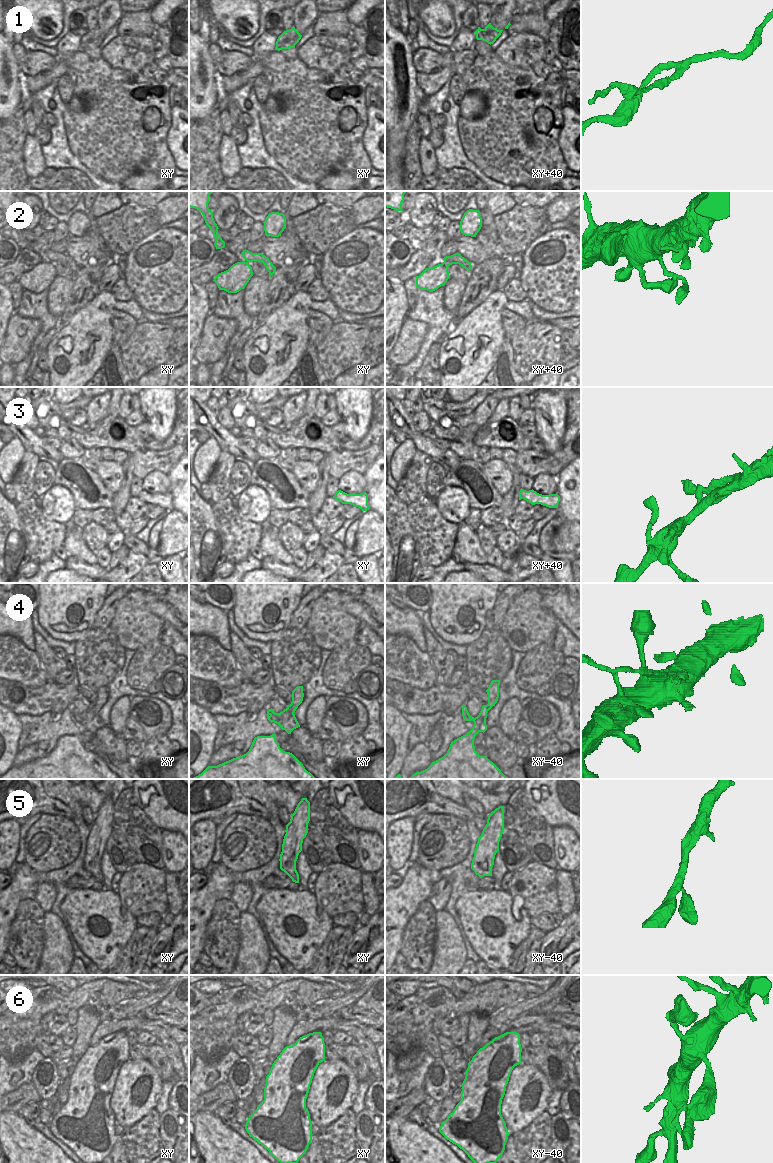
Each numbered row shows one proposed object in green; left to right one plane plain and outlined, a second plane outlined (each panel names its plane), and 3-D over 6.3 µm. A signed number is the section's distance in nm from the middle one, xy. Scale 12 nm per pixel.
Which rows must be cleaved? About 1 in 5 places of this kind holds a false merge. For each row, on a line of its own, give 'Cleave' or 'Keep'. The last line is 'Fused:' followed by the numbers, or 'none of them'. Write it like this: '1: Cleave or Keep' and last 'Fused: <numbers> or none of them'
1: Cleave
2: Keep
3: Keep
4: Cleave
5: Keep
6: Keep
Fused: 1, 4

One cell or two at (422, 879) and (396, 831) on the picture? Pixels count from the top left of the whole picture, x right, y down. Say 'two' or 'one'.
two

